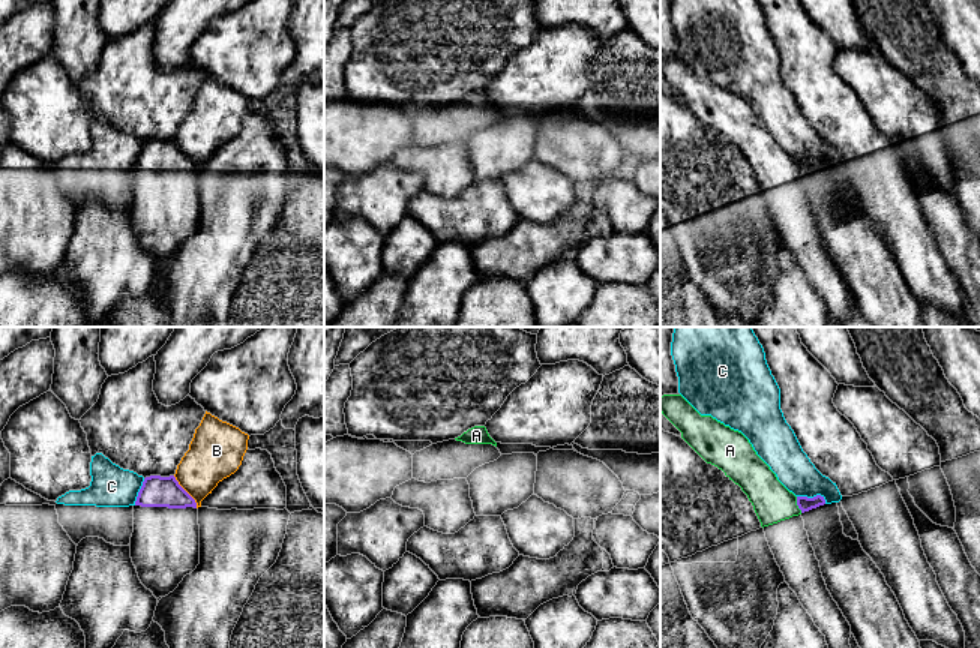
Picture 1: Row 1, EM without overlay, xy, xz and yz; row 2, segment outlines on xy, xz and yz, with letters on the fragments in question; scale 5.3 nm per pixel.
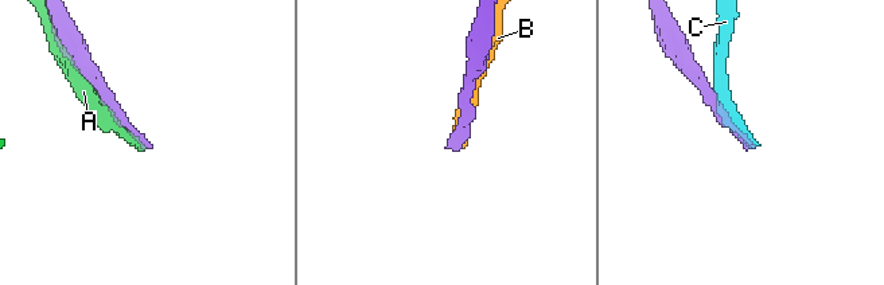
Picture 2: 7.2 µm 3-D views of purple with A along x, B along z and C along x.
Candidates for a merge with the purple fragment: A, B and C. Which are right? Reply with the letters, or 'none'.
none

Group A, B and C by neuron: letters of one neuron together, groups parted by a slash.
A / B / C

